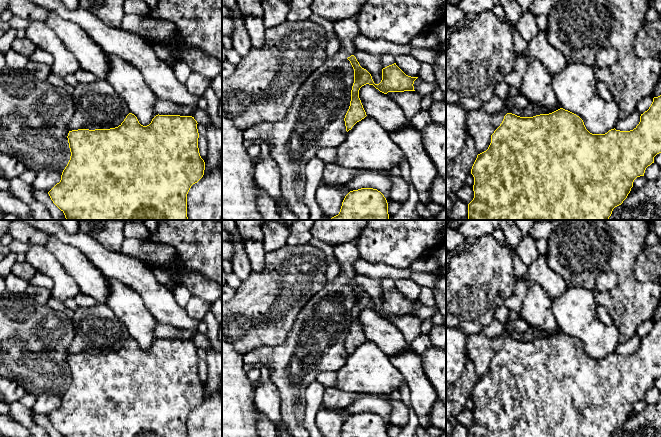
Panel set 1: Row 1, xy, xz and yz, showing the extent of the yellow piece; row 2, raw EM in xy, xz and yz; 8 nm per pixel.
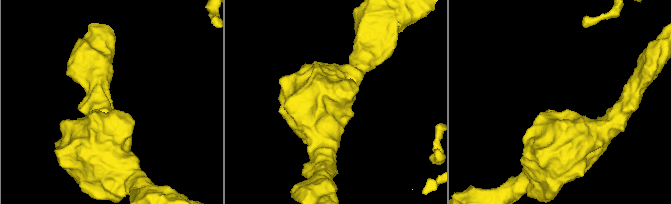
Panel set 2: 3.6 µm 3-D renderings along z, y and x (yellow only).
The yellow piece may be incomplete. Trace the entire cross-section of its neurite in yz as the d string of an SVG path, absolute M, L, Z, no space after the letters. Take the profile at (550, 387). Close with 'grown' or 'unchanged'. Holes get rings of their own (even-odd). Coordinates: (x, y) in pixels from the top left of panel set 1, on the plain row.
M661 319L653 322L651 330L641 338L640 346L633 354L620 355L614 352L605 358L590 357L579 340L563 332L533 341L520 341L507 337L500 350L491 359L488 373L477 379L472 390L474 422L468 428L468 437L612 437L613 433L627 422L634 404L644 400L646 392L654 387L654 381L659 377L661 377Z; unchanged

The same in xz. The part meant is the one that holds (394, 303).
M351 279L347 283L354 293L354 307L351 314L350 330L344 342L347 356L351 354L357 346L367 340L359 322L359 314L362 310L366 308L373 309L384 318L388 316L415 315L413 308L418 301L406 299L396 287L383 292L382 304L379 308L375 308L371 298L360 290L354 279Z; unchanged

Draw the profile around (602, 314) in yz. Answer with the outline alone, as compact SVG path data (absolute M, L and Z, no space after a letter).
M597 306L596 309L596 317L605 325L611 326L614 325L614 321L607 309L603 306Z

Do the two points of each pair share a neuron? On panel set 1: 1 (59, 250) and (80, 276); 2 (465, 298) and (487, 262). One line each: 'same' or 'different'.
1: same
2: same

